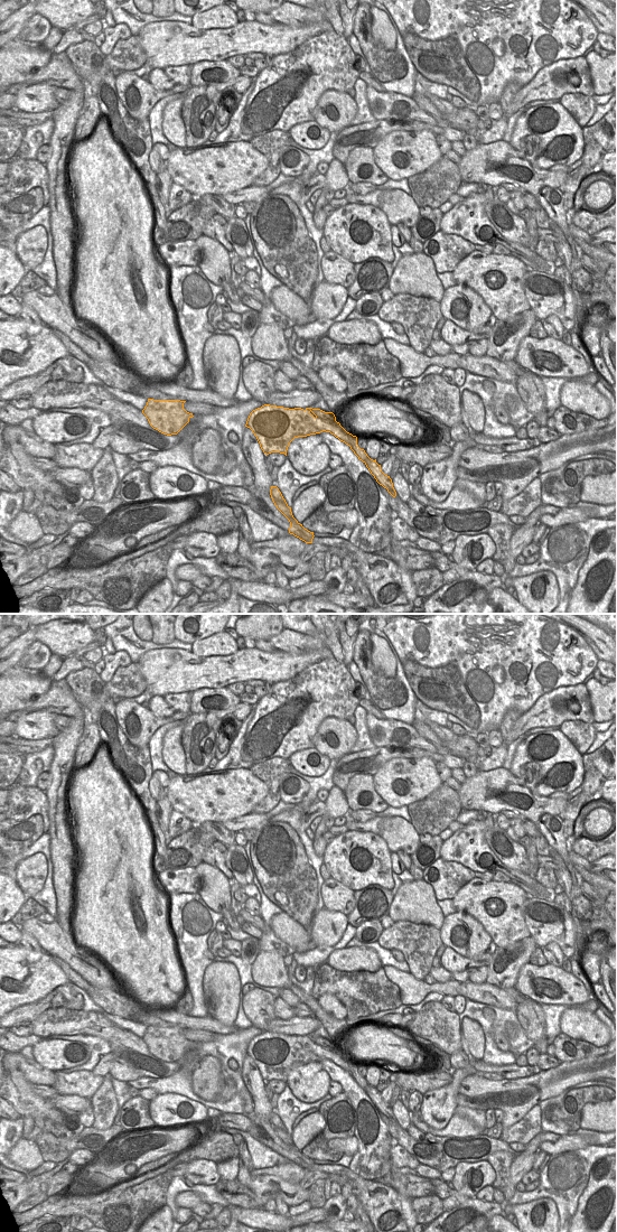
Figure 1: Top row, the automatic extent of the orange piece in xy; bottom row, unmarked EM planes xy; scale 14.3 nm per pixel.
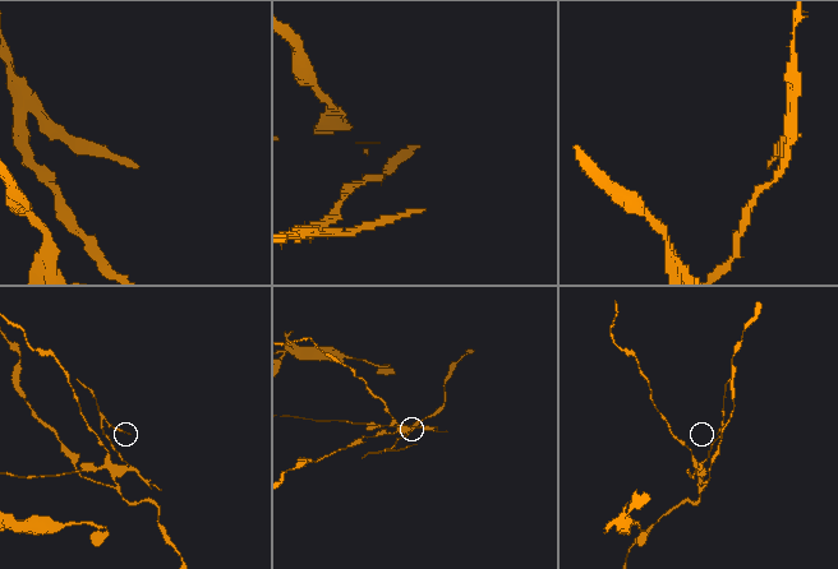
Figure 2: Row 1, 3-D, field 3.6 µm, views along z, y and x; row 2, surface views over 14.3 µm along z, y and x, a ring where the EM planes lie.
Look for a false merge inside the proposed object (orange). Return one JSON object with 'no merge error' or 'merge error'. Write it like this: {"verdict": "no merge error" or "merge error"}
{"verdict": "merge error"}

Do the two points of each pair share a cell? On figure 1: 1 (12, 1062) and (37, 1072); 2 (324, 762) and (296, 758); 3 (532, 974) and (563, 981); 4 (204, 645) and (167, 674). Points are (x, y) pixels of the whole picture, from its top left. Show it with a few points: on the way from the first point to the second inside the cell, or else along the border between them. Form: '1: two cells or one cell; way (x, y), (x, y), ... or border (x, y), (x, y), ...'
1: one cell; way (18, 1062), (31, 1070)
2: one cell; way (317, 767), (312, 767), (302, 761)
3: one cell; way (540, 981), (555, 981)
4: two cells; border (190, 652), (197, 655), (220, 656)

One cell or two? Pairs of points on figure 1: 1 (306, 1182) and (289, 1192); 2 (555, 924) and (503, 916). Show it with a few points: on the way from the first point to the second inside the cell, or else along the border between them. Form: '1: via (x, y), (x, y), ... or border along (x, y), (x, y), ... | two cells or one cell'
1: border along (298, 1183), (307, 1188) | two cells
2: border along (527, 896), (522, 905), (522, 915), (531, 935) | two cells

